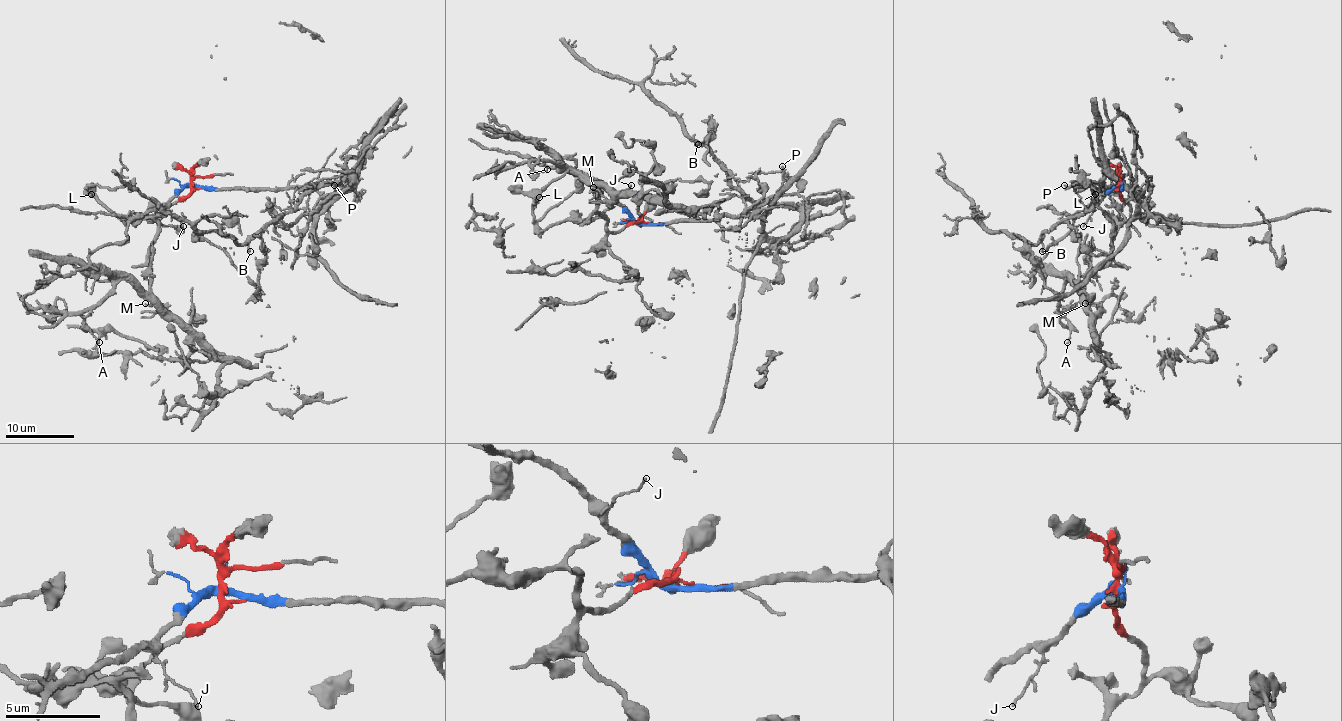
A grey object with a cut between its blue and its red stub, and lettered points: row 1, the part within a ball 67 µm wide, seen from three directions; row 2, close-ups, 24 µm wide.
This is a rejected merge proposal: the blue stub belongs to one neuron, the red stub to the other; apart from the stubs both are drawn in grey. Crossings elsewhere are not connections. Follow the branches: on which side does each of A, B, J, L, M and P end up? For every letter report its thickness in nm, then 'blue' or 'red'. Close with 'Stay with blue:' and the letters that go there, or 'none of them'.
A: calibre 120 nm; red
B: calibre 130 nm; blue
J: calibre 100 nm; blue
L: calibre 190 nm; red
M: calibre 140 nm; red
P: calibre 180 nm; blue
Stay with blue: B, J, P

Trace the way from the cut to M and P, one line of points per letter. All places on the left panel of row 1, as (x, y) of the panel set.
M: (191, 183), (191, 191), (163, 212), (150, 258), (151, 303), (163, 313), (155, 305), (145, 303)
P: (191, 183), (213, 188), (296, 188), (335, 181), (335, 188), (334, 184)

